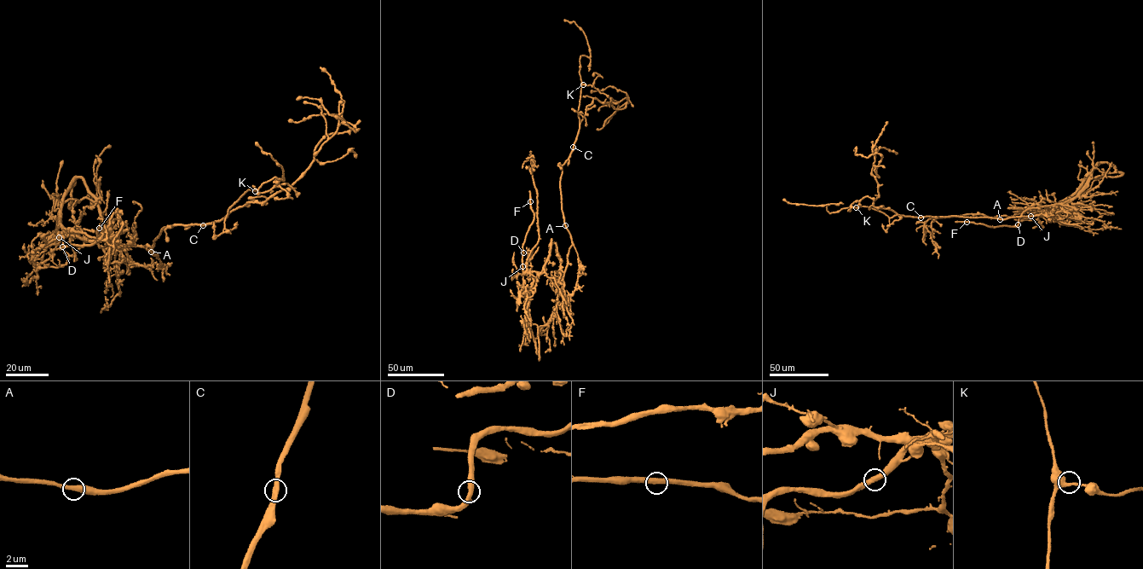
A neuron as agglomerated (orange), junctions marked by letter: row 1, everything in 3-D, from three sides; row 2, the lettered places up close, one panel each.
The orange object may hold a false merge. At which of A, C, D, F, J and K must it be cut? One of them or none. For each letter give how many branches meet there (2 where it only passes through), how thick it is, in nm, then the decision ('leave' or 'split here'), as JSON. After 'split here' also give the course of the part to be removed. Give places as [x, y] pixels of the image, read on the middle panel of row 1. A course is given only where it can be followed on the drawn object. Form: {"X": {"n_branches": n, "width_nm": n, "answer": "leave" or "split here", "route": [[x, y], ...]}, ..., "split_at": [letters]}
{"A": {"n_branches": 2, "width_nm": 420, "answer": "leave"}, "C": {"n_branches": 2, "width_nm": 420, "answer": "leave"}, "D": {"n_branches": 2, "width_nm": 420, "answer": "leave"}, "F": {"n_branches": 2, "width_nm": 420, "answer": "leave"}, "J": {"n_branches": 2, "width_nm": 420, "answer": "leave"}, "K": {"n_branches": 2, "width_nm": 420, "answer": "leave"}, "split_at": []}

